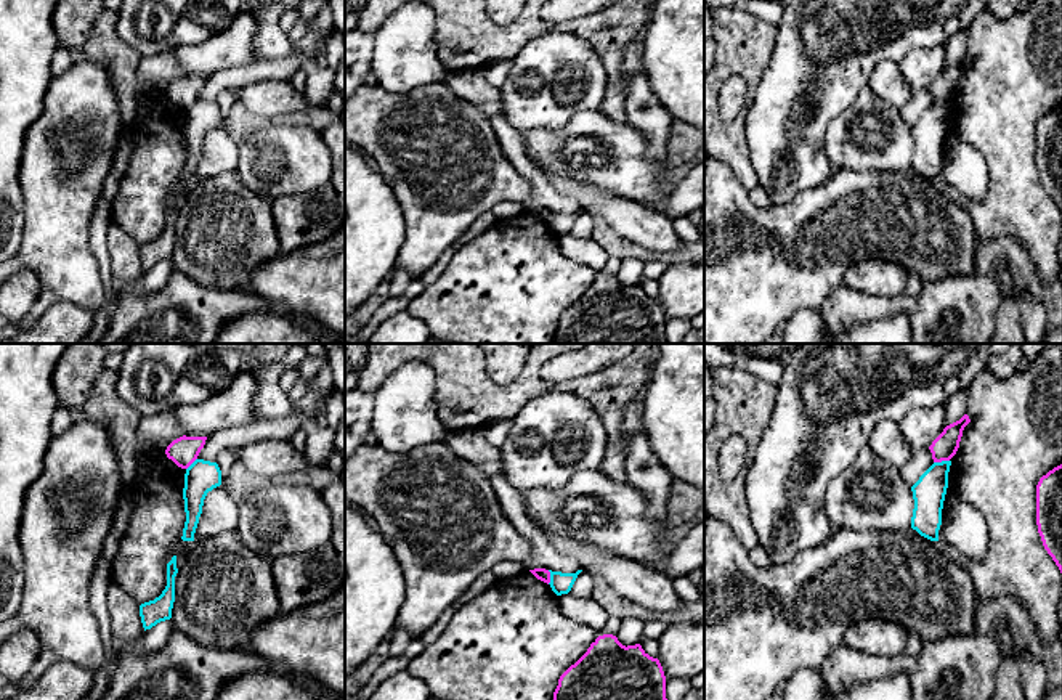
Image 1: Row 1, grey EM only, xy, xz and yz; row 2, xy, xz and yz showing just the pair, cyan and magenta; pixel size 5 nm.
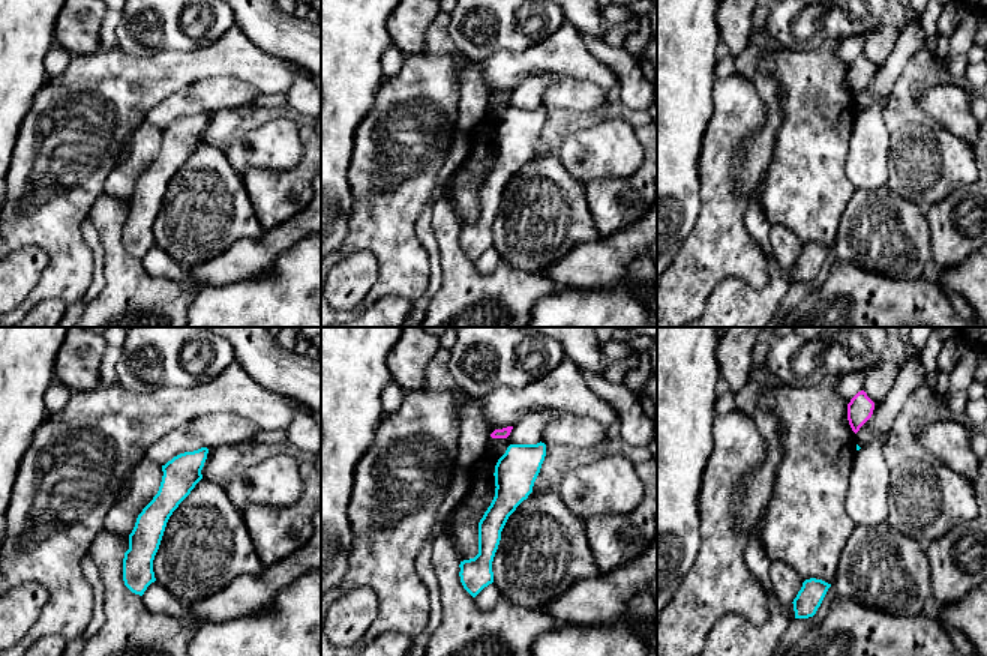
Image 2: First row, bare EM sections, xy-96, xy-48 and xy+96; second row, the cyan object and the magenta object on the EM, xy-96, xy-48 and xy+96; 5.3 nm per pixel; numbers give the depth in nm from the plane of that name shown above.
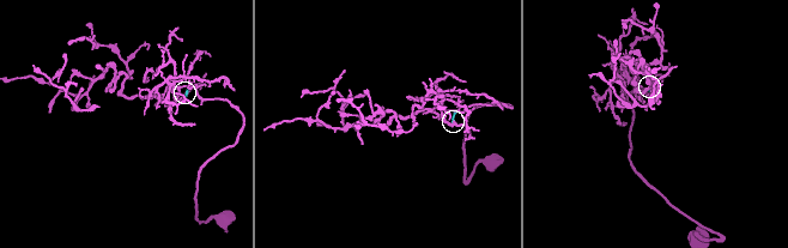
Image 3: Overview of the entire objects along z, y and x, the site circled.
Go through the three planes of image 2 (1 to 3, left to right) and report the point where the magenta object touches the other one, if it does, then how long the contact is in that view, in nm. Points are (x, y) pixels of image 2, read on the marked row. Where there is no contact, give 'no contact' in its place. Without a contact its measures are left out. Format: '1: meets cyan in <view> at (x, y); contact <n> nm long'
1: no contact
2: no contact
3: no contact

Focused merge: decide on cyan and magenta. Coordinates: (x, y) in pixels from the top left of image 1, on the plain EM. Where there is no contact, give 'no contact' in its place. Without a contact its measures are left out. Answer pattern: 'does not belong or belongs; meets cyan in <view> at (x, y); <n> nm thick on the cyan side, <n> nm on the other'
does not belong; meets cyan in yz at (942, 101); 160 nm thick on the cyan side, 120 nm on the other

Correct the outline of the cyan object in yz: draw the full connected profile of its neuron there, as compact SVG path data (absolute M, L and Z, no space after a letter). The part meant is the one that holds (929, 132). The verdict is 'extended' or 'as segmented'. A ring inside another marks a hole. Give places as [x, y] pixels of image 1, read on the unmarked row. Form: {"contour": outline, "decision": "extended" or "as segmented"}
{"contour": "M951 101L934 103L911 127L914 140L911 169L930 181L938 181L950 106Z", "decision": "as segmented"}

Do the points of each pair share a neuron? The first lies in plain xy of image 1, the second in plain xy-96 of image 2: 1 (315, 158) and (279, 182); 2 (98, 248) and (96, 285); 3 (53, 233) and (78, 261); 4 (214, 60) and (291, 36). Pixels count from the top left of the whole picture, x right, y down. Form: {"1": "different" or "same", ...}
{"1": "different", "2": "same", "3": "same", "4": "different"}

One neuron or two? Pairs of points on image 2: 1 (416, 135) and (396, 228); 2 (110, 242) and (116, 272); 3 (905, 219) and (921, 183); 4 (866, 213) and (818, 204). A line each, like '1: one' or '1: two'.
1: one
2: one
3: two
4: two

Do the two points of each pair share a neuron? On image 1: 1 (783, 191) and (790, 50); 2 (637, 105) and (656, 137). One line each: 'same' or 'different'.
1: same
2: same

